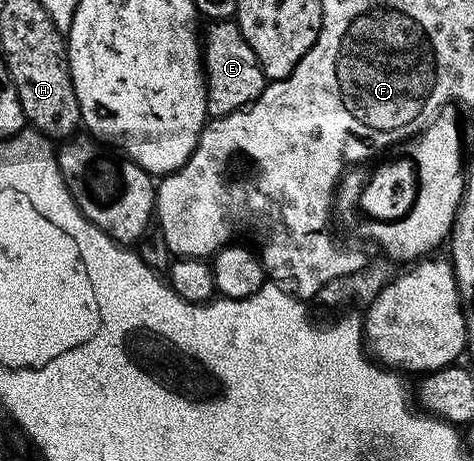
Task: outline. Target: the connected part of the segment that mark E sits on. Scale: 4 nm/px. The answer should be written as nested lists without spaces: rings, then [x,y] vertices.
[[[218,20],[207,34],[204,34],[204,77],[206,79],[206,113],[211,119],[223,118],[237,110],[244,110],[251,102],[257,102],[268,85],[268,80],[256,60],[256,52],[244,40],[244,32],[237,21]]]

